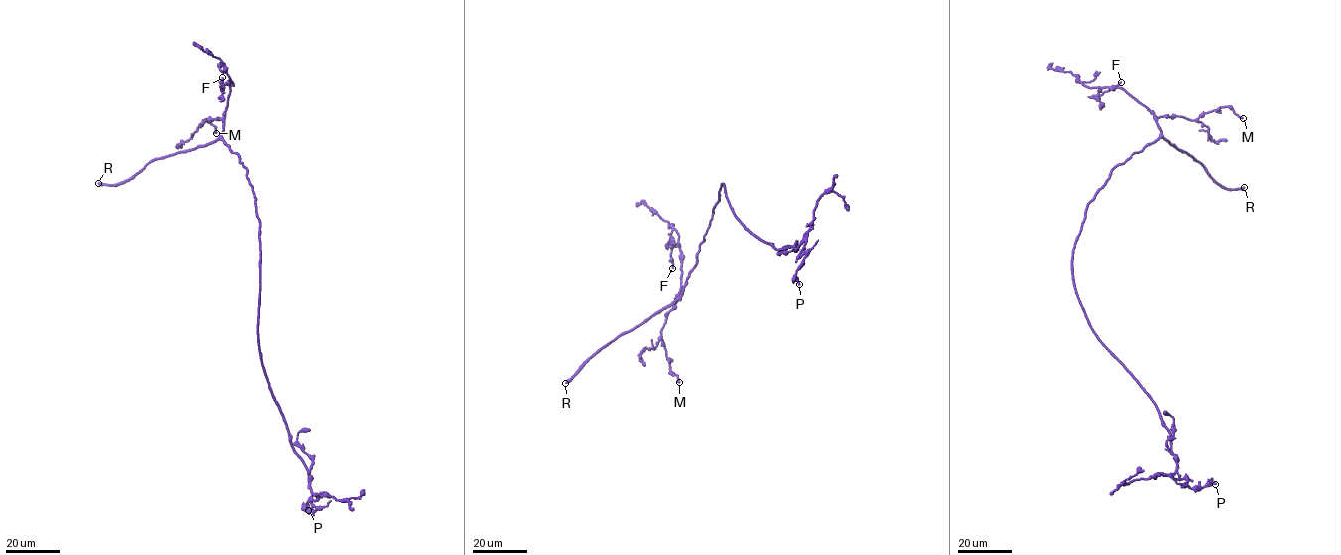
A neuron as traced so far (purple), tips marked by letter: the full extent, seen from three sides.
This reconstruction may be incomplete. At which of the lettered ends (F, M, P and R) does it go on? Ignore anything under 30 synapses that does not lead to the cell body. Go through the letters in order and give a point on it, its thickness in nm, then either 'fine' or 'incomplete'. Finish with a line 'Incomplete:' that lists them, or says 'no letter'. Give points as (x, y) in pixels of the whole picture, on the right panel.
F: (1121, 82) | 200 nm | fine
M: (1243, 118) | 300 nm | fine
P: (1215, 484) | 240 nm | fine
R: (1244, 187) | 320 nm | incomplete
Incomplete: R

